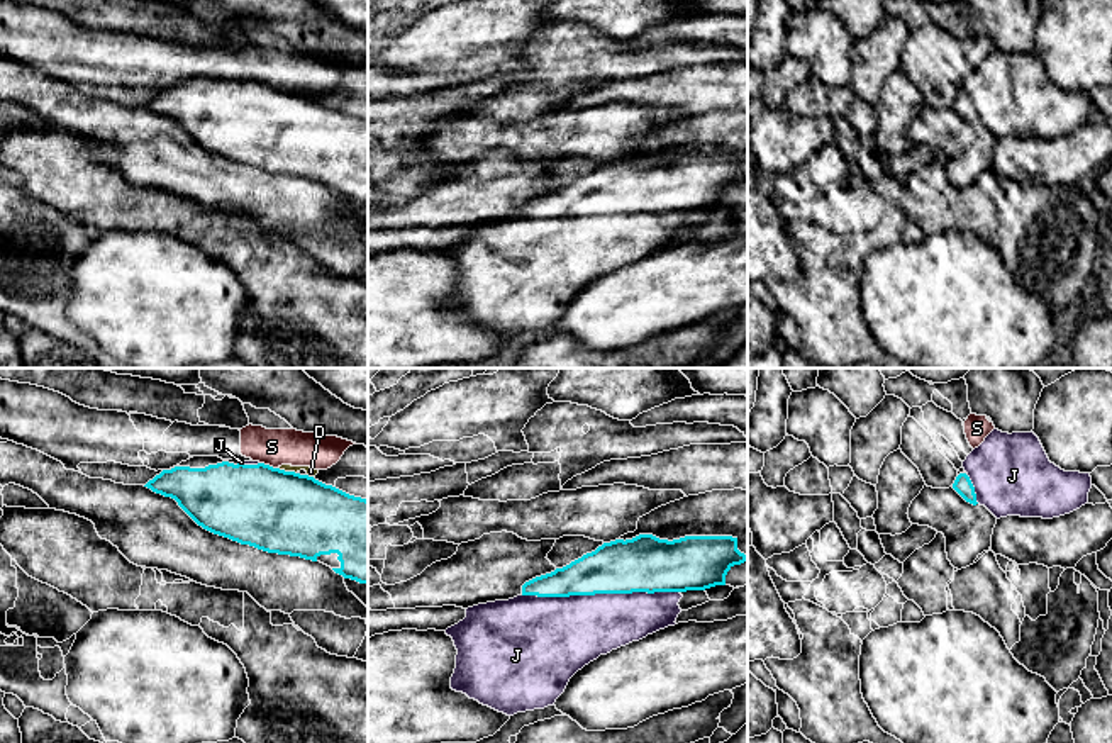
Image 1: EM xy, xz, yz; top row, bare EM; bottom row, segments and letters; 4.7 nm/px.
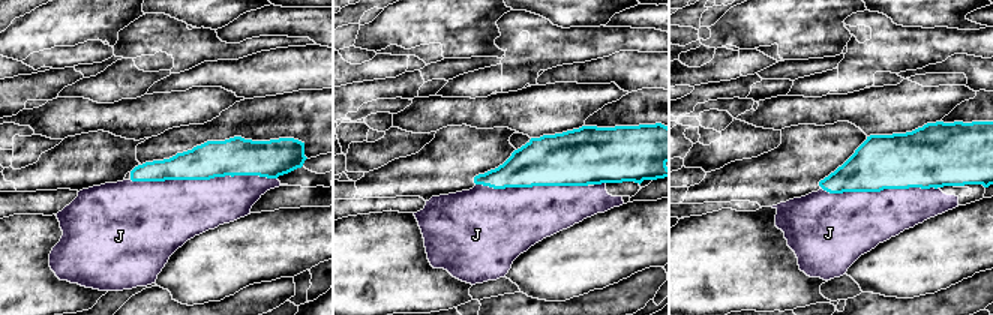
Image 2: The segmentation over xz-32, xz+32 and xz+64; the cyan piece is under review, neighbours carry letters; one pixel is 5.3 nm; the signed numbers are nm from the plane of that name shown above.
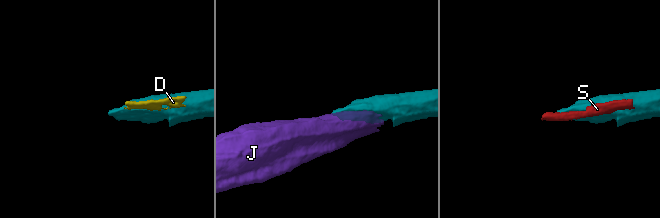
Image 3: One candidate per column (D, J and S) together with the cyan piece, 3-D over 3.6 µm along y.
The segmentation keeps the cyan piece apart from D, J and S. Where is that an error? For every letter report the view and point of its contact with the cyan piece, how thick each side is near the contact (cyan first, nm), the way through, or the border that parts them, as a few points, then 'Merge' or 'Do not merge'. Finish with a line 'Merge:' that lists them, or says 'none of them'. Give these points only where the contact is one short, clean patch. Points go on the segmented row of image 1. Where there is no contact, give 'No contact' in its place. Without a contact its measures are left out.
D: Touches cyan at xy (287, 472). Thickness 400 nm (cyan) against 50 nm. Boundary: xy (278, 467), (295, 474). Do not merge
J: Touches cyan at xz (600, 592). Thickness 280 nm (cyan) against 360 nm. Merge
S: Touches cyan at xy (268, 465). Thickness 400 nm (cyan) against 180 nm. Boundary: xy (260, 462), (277, 469). Do not merge
Merge: J

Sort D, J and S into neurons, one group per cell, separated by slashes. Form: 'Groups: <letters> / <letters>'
Groups: D S / J

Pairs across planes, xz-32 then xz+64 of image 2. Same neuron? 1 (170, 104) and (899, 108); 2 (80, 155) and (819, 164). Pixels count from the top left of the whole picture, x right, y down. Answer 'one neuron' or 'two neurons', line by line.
1: one neuron
2: one neuron

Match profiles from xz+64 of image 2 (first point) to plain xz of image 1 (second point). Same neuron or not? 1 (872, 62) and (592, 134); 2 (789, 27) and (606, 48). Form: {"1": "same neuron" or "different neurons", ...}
{"1": "different neurons", "2": "different neurons"}

